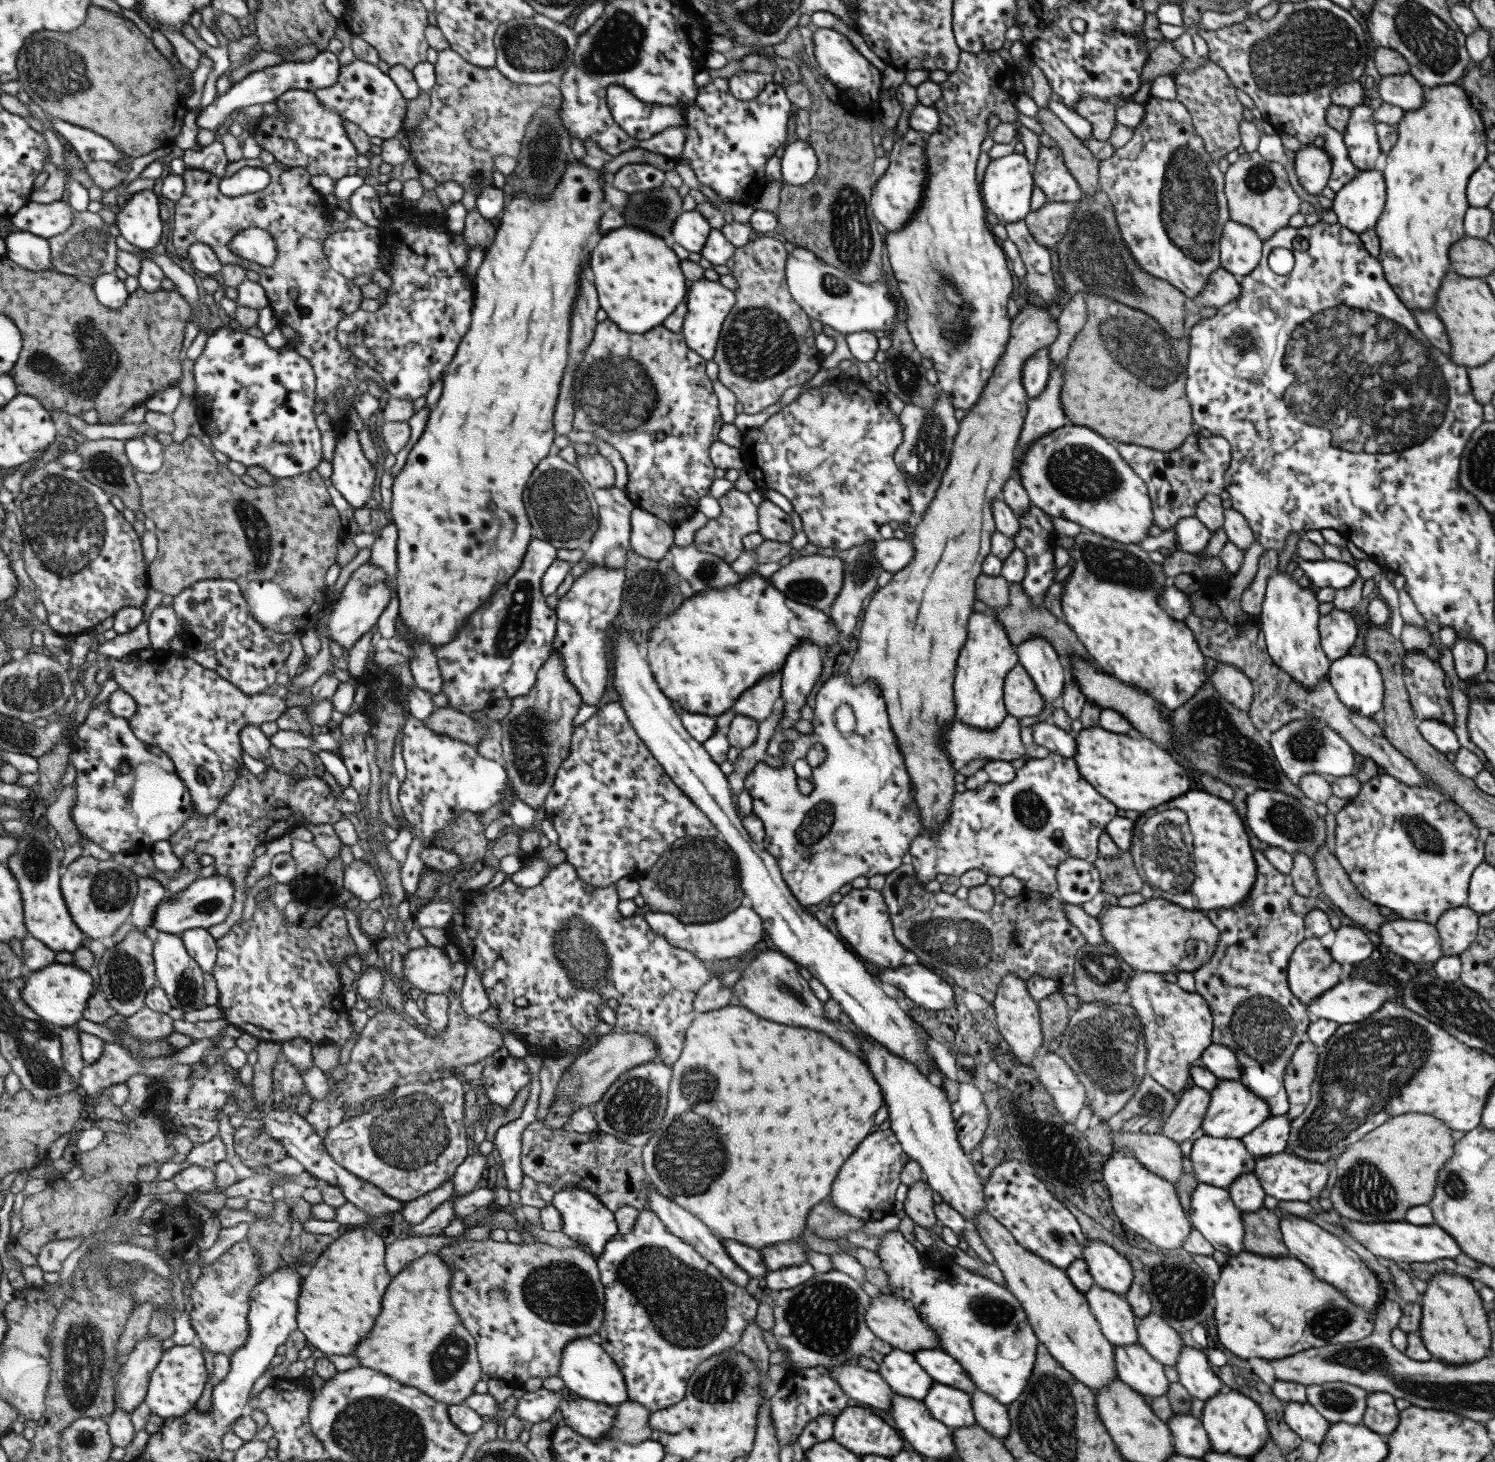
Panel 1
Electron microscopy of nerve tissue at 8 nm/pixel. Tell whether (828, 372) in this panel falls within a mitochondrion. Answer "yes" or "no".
no

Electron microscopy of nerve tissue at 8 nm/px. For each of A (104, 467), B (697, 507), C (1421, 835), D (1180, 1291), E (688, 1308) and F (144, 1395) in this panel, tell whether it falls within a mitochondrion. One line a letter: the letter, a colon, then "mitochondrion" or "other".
A: mitochondrion
B: other
C: mitochondrion
D: mitochondrion
E: mitochondrion
F: other

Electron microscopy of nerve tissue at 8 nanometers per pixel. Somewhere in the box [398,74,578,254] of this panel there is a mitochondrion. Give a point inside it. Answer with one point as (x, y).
(548, 153)

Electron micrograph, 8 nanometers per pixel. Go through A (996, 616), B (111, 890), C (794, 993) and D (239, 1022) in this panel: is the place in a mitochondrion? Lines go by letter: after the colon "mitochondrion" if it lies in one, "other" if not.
A: other
B: mitochondrion
C: mitochondrion
D: other

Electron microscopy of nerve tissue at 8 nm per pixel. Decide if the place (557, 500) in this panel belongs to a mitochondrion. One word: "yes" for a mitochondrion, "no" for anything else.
yes

